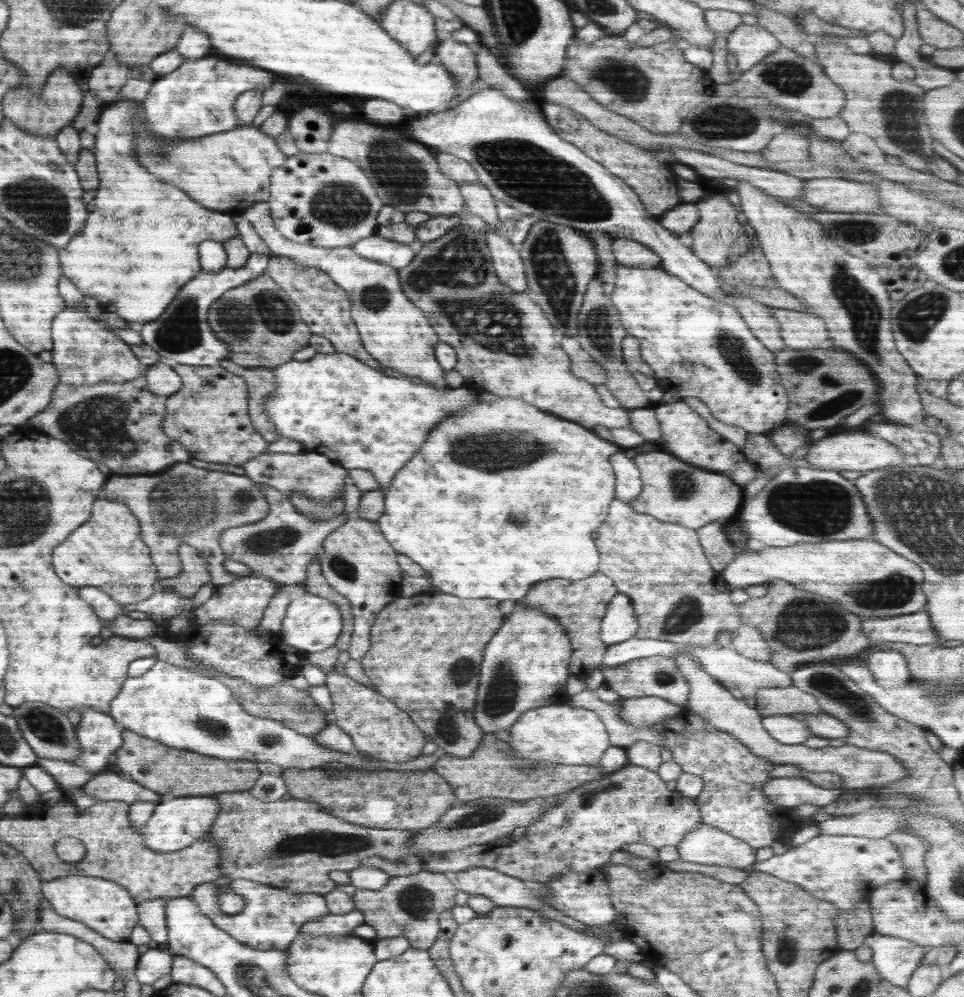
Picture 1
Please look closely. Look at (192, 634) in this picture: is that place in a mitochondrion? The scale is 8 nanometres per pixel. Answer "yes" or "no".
no

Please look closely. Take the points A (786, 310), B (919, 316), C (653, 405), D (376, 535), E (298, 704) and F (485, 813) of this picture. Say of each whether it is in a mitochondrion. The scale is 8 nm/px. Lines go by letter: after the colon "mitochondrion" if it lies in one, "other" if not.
A: other
B: mitochondrion
C: other
D: other
E: mitochondrion
F: mitochondrion

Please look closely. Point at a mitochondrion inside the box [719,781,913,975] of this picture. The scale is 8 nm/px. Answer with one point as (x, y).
(786, 947)

